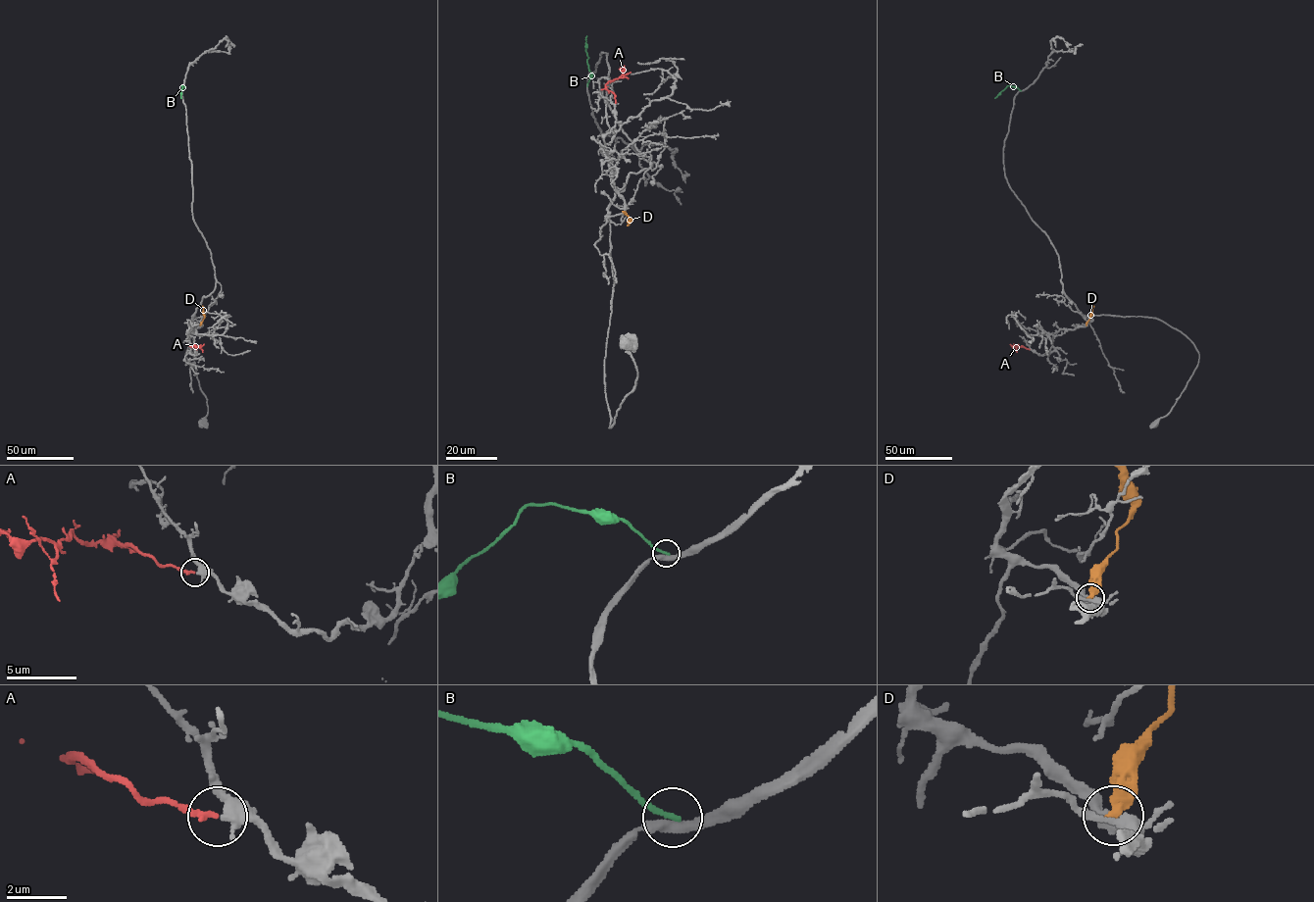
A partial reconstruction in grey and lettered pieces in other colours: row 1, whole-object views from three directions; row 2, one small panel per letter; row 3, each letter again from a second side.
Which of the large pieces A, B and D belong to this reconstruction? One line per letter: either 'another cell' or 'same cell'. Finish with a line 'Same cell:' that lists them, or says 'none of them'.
A: same cell
B: another cell
D: another cell
Same cell: A

